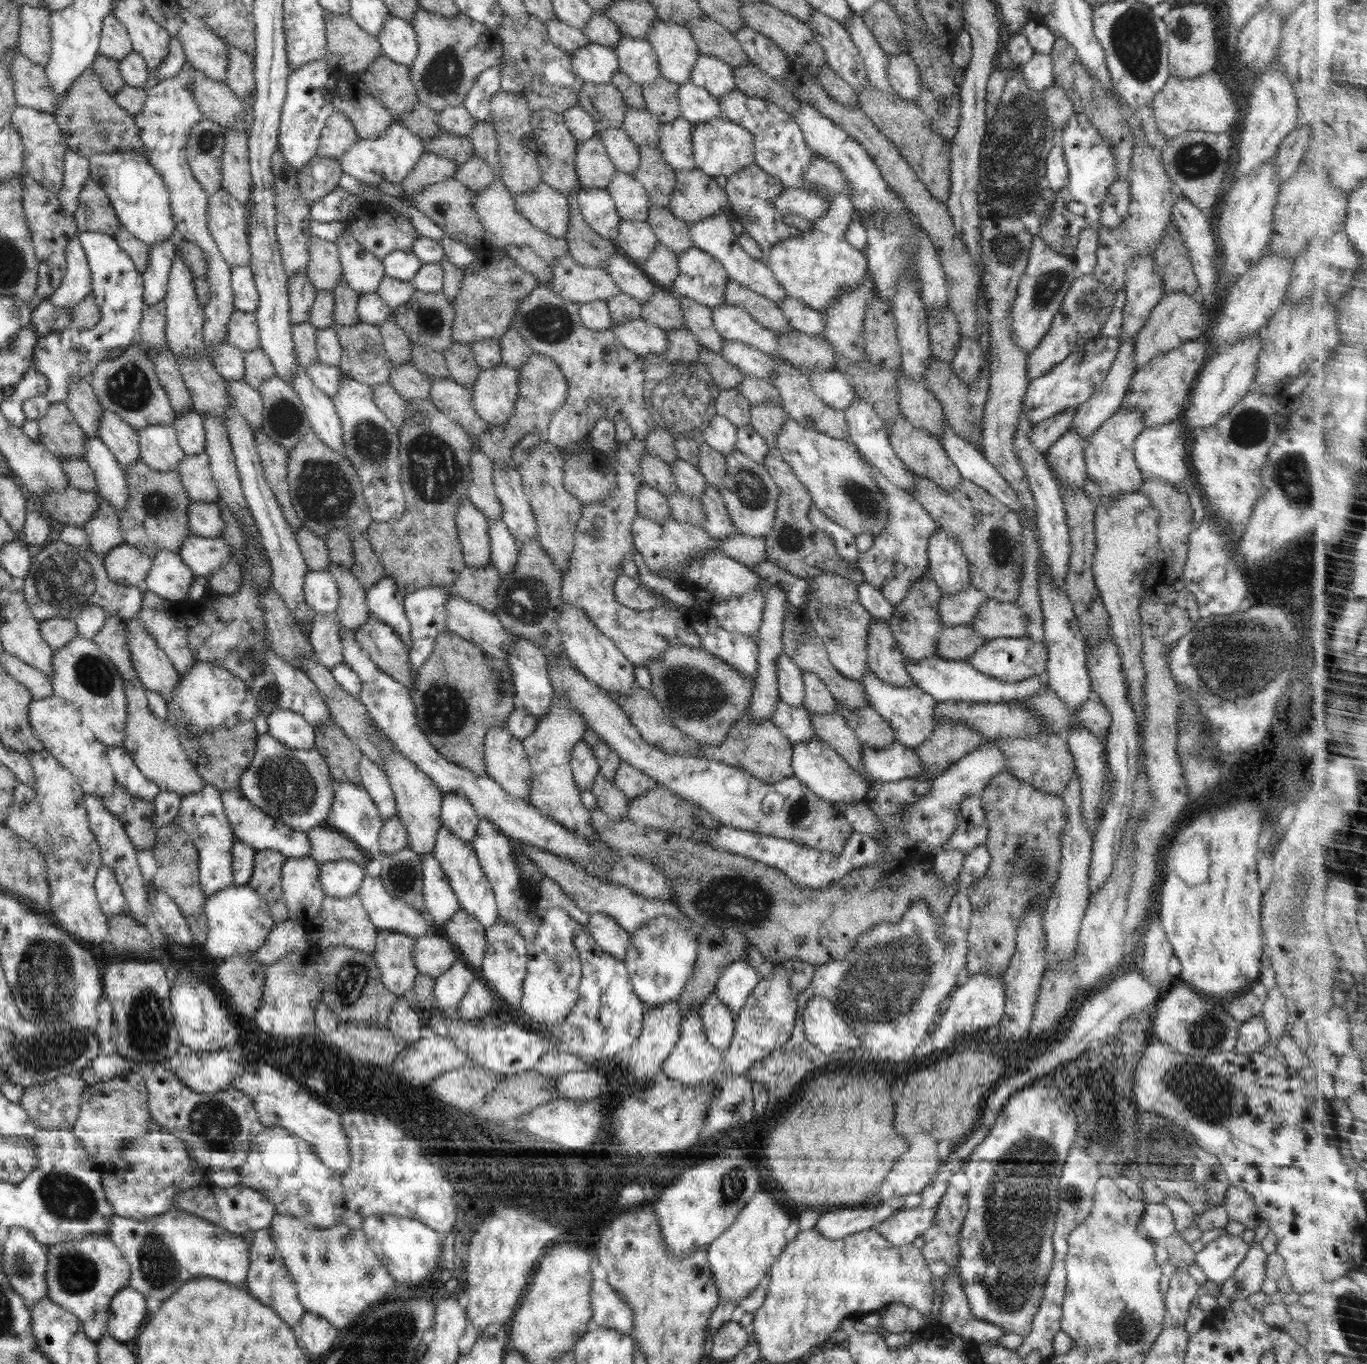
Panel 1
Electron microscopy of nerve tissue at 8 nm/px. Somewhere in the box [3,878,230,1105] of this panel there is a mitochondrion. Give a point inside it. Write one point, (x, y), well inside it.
(43, 978)

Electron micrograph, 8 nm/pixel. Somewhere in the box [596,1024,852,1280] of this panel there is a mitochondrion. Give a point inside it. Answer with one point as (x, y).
(732, 1186)

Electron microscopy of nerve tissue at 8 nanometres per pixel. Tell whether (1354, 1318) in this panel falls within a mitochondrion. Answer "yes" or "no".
yes

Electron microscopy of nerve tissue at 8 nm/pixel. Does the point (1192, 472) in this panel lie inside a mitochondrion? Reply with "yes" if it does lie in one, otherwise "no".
no

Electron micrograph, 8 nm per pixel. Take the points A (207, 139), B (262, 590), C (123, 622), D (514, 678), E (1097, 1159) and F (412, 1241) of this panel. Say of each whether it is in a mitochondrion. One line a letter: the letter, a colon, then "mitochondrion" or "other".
A: mitochondrion
B: other
C: other
D: other
E: other
F: other

